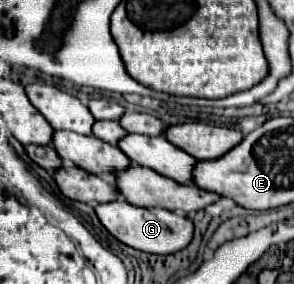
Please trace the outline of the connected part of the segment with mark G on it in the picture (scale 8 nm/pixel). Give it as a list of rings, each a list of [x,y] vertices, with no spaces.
[[[117,199],[111,203],[95,205],[95,213],[99,221],[105,225],[105,229],[117,237],[121,243],[145,251],[145,253],[157,253],[157,255],[169,255],[185,249],[193,239],[193,223],[187,217],[181,217],[167,209],[145,209],[135,207],[127,203],[125,199]]]

